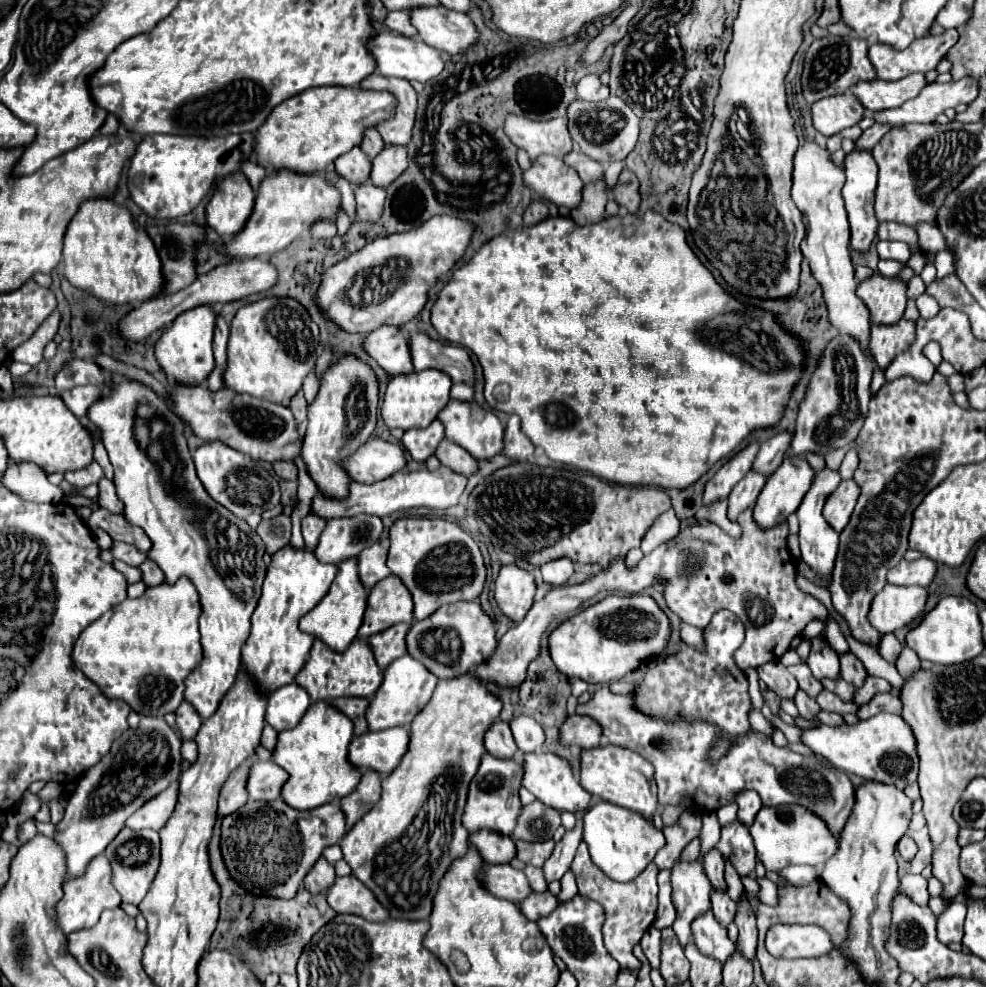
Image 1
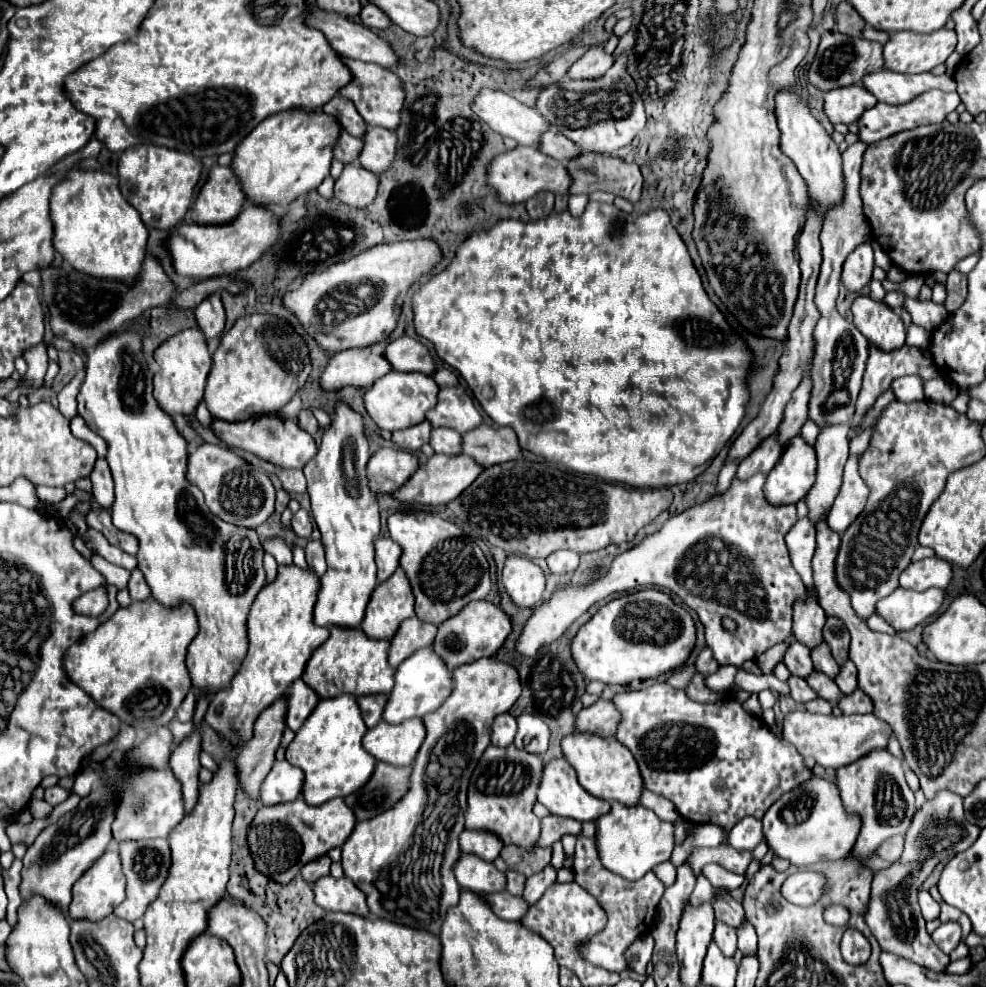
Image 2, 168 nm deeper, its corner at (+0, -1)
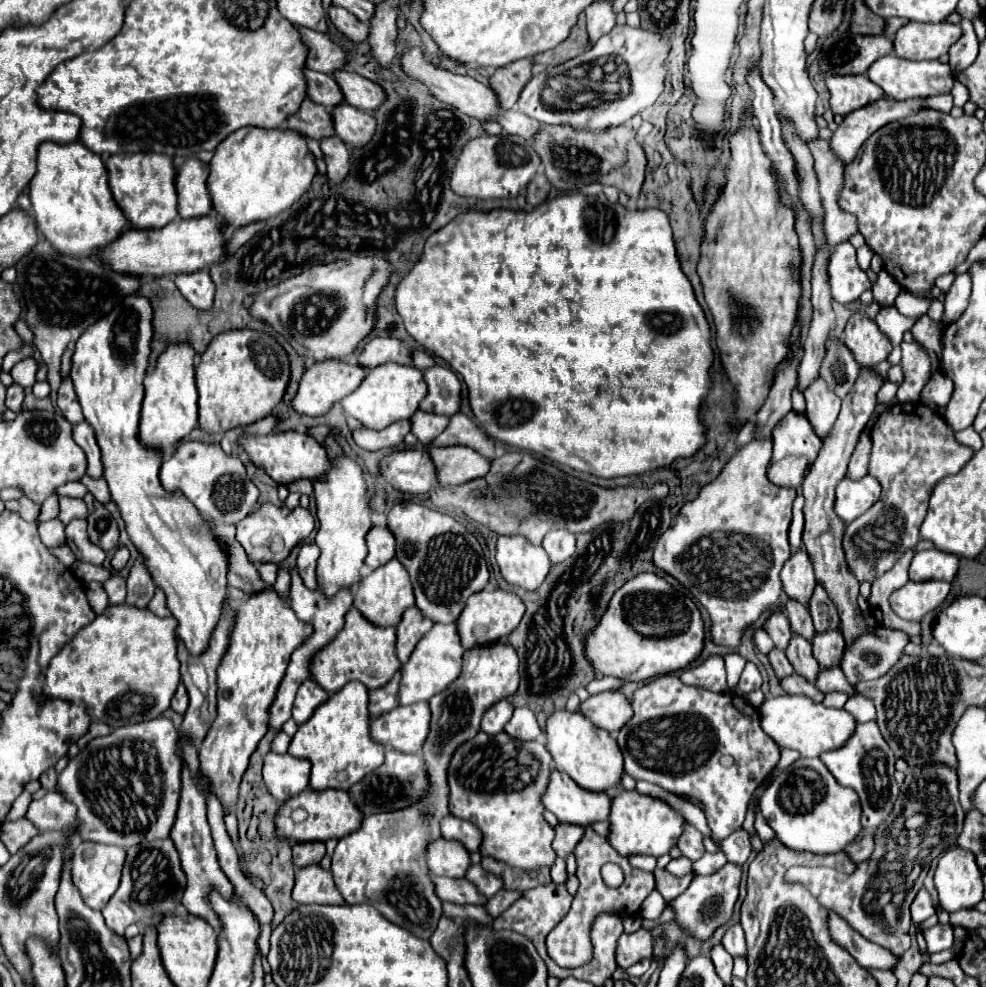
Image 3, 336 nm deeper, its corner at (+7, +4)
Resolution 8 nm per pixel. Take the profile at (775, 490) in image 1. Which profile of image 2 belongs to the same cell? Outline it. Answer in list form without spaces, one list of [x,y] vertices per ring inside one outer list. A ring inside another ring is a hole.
[[[801,435],[791,439],[785,447],[781,459],[767,475],[763,493],[767,503],[791,505],[803,499],[807,487],[815,481],[815,451],[809,447]]]

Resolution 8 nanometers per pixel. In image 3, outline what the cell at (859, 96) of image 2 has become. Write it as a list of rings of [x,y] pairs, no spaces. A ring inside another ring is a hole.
[[[826,74],[826,86],[830,90],[830,108],[834,114],[848,114],[884,96],[884,90],[876,86],[866,74],[862,76],[836,76]]]

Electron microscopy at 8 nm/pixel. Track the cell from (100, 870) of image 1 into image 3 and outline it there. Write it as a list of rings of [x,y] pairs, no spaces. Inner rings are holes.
[[[80,842],[74,848],[74,858],[72,858],[72,880],[74,886],[78,888],[82,900],[92,908],[92,910],[102,910],[110,896],[116,892],[120,884],[120,874],[122,866],[126,860],[126,850],[120,846],[104,846],[96,842]]]

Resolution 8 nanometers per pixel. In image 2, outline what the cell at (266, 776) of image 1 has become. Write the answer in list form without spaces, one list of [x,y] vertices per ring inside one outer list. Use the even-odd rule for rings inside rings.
[[[275,761],[269,775],[261,785],[261,801],[263,805],[275,805],[283,801],[291,801],[301,793],[303,771],[289,765],[287,761]]]

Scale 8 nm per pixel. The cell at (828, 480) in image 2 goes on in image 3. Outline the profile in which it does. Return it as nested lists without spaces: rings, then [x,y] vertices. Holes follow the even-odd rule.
[[[818,376],[806,390],[806,416],[814,426],[814,432],[824,438],[840,412],[840,398],[828,388],[828,384]]]

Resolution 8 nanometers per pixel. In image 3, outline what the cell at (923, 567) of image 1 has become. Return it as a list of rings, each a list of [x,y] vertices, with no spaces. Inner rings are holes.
[[[932,548],[932,550],[922,550],[916,554],[910,566],[910,580],[914,582],[924,582],[924,580],[952,582],[956,572],[958,572],[958,556]]]

